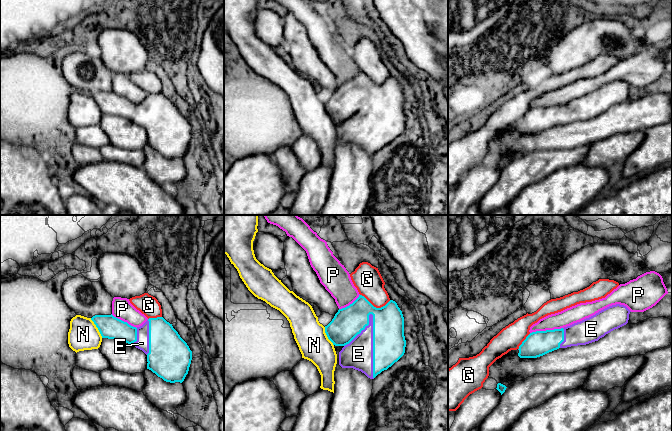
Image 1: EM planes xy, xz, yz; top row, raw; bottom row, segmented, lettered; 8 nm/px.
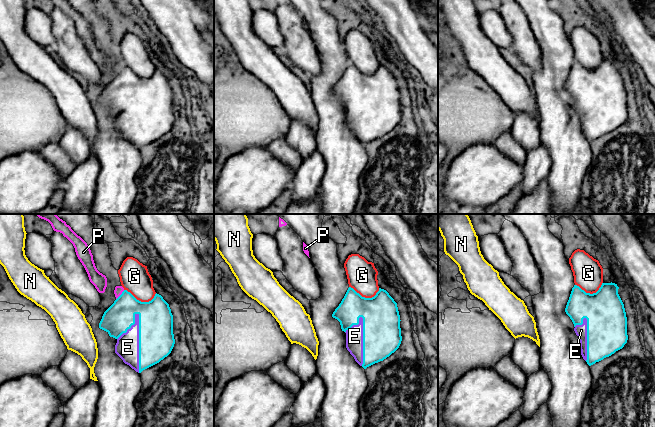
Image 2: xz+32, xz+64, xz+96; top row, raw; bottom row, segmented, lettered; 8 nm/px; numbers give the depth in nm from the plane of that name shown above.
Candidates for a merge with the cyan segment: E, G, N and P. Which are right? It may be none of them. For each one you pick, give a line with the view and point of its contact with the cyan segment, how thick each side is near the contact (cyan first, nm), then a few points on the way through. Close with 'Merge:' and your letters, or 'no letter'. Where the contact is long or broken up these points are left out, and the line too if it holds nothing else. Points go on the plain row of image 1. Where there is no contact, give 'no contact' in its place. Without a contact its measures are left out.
E: contact xz (373, 122); calibres 260 and 240 nm
Merge: E

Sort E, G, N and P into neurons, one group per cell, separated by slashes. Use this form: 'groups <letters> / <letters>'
groups E / G / N / P

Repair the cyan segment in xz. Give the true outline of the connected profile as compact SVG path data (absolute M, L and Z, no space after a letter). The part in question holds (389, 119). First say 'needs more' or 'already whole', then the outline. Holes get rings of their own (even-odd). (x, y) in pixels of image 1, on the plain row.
needs more; M359 71L352 80L338 86L332 97L325 102L325 109L333 121L343 123L339 128L339 141L361 147L370 155L387 146L405 129L404 93L393 76L376 84Z

